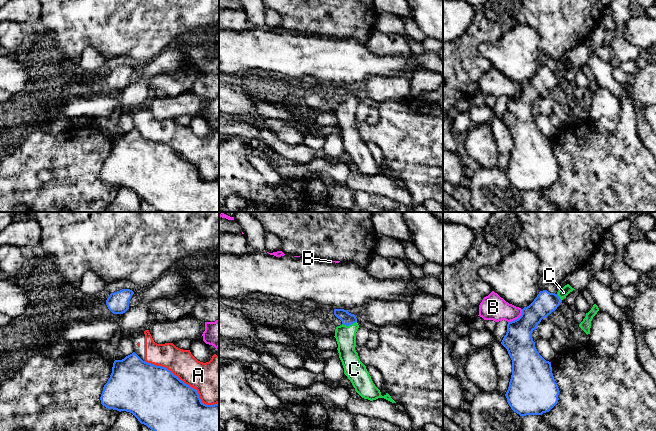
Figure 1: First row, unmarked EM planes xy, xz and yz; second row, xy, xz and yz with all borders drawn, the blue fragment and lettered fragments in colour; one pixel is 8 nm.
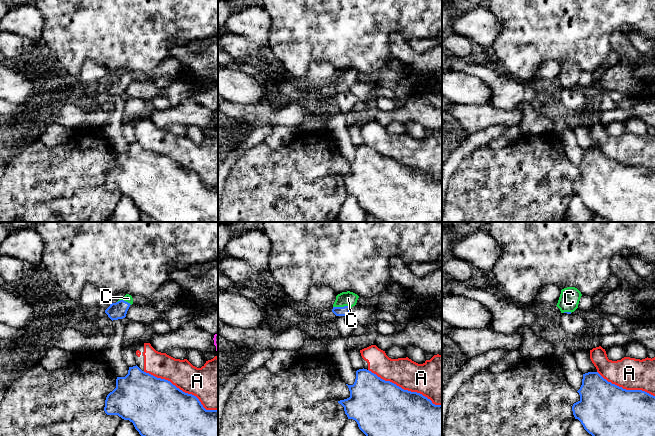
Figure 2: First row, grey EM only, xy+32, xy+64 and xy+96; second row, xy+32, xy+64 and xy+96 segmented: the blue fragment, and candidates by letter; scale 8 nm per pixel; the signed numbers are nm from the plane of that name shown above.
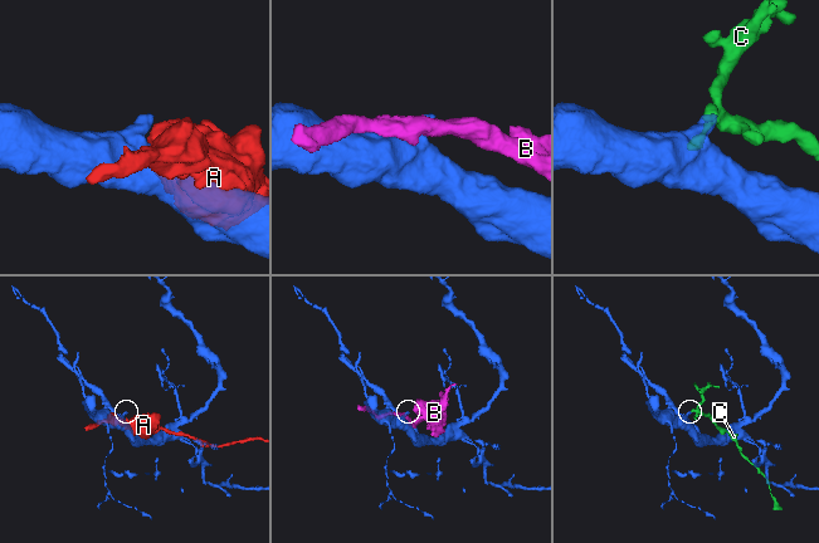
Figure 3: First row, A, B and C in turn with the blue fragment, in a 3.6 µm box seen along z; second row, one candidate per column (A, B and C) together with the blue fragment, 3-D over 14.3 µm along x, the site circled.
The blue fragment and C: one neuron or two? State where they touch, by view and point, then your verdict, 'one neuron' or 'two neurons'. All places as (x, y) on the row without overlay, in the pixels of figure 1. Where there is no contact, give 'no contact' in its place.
contact xz (349, 100); one neuron

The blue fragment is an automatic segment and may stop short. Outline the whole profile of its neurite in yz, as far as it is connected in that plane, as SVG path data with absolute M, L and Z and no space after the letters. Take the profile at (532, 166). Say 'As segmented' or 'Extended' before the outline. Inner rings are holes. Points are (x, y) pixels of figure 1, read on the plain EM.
Extended. M567 60L556 70L547 66L540 67L534 77L522 85L521 92L507 100L507 108L501 120L507 125L512 136L512 151L505 172L511 185L522 193L542 191L558 179L559 164L552 149L551 138L546 137L537 127L532 108L573 66L575 65Z

